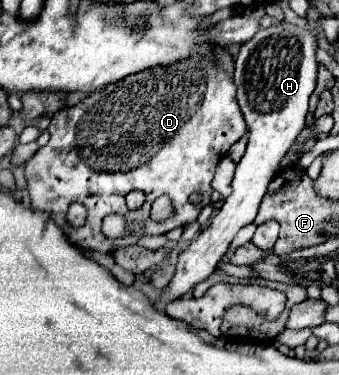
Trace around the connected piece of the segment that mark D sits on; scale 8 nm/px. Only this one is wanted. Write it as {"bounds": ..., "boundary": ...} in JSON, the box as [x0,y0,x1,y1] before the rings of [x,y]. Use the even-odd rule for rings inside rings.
{"bounds":[26,51,246,253],"boundary":[[[216,51],[216,65],[210,57],[192,57],[188,61],[180,61],[170,65],[168,69],[148,69],[148,73],[134,73],[116,85],[108,85],[102,91],[90,93],[78,105],[60,109],[52,115],[52,123],[48,127],[50,141],[40,147],[34,157],[26,163],[26,181],[30,191],[30,201],[34,209],[46,211],[54,217],[54,221],[64,229],[68,239],[84,251],[102,251],[112,253],[120,247],[136,245],[144,235],[162,235],[174,227],[184,227],[198,219],[200,211],[210,205],[212,195],[212,179],[220,159],[228,153],[228,149],[246,135],[246,123],[240,113],[236,101],[236,85],[234,85],[234,61],[228,51]],[[140,189],[146,193],[146,203],[130,211],[126,207],[124,197]],[[194,191],[202,191],[202,205],[192,205],[188,197]],[[160,195],[168,195],[174,201],[176,215],[166,223],[152,223],[148,213],[154,199]],[[78,201],[88,209],[86,223],[82,227],[72,227],[66,221],[66,207]],[[110,213],[122,213],[128,223],[132,235],[126,239],[108,239],[102,235],[102,219]]]}

